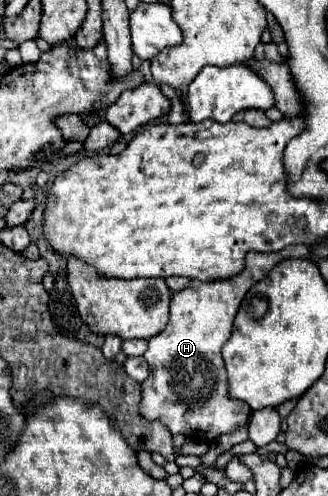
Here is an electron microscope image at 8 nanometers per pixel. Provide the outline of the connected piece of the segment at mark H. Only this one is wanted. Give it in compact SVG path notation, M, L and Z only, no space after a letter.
M290 245L290 247L286 247L284 251L278 251L278 253L248 253L246 255L246 269L238 277L232 277L228 281L206 281L206 283L192 279L190 287L172 295L168 325L164 327L164 331L160 331L152 339L148 339L148 349L144 353L144 359L150 367L150 375L142 383L140 415L144 419L164 423L170 429L170 433L182 433L182 435L186 435L194 441L208 441L208 443L248 421L250 407L244 401L232 401L228 397L228 379L226 379L220 349L230 339L234 317L238 313L238 307L240 307L244 295L258 281L258 279L252 277L252 267L264 265L264 275L268 275L270 269L280 259L288 259L288 257L310 257L310 247Z

